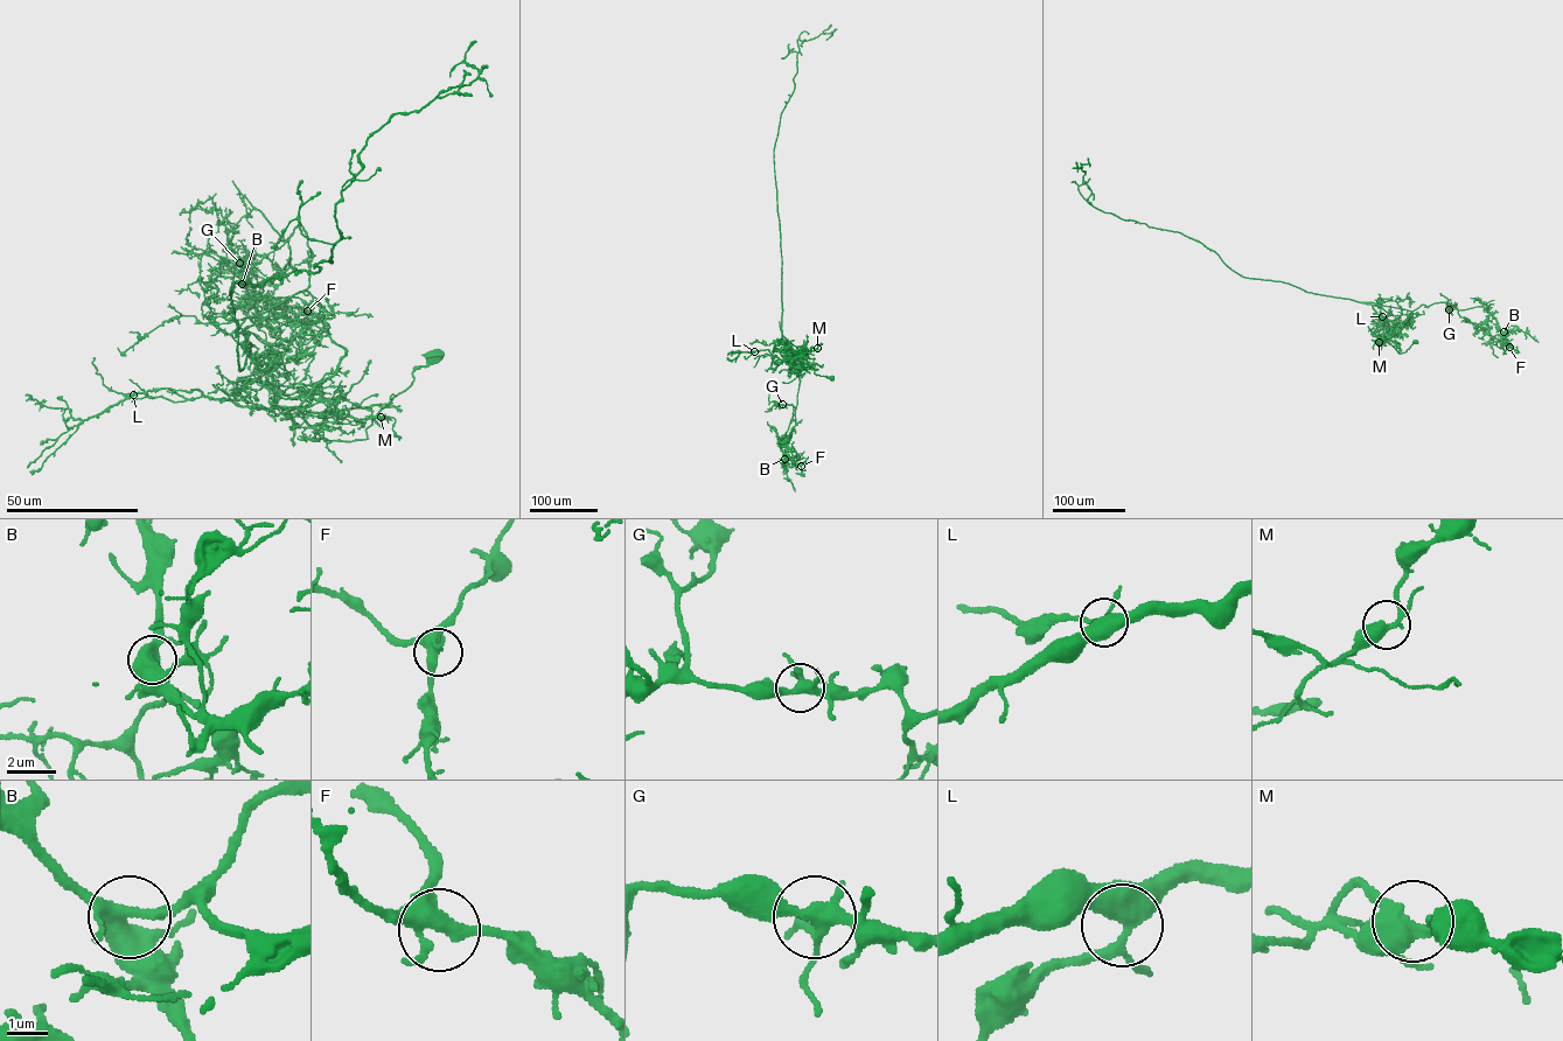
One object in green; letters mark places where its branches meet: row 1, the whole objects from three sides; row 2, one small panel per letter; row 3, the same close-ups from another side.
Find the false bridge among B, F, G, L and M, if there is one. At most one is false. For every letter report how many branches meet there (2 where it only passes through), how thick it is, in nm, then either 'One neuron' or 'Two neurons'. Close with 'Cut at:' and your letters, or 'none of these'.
B: Branches: 4. Thickness 360 nm. One neuron
F: Branches: 4. Thickness 380 nm. One neuron
G: Branches: 4. Thickness 320 nm. One neuron
L: Branches: 4. Thickness 420 nm. One neuron
M: Branches: 4. Thickness 380 nm. Two neurons
Cut at: M

